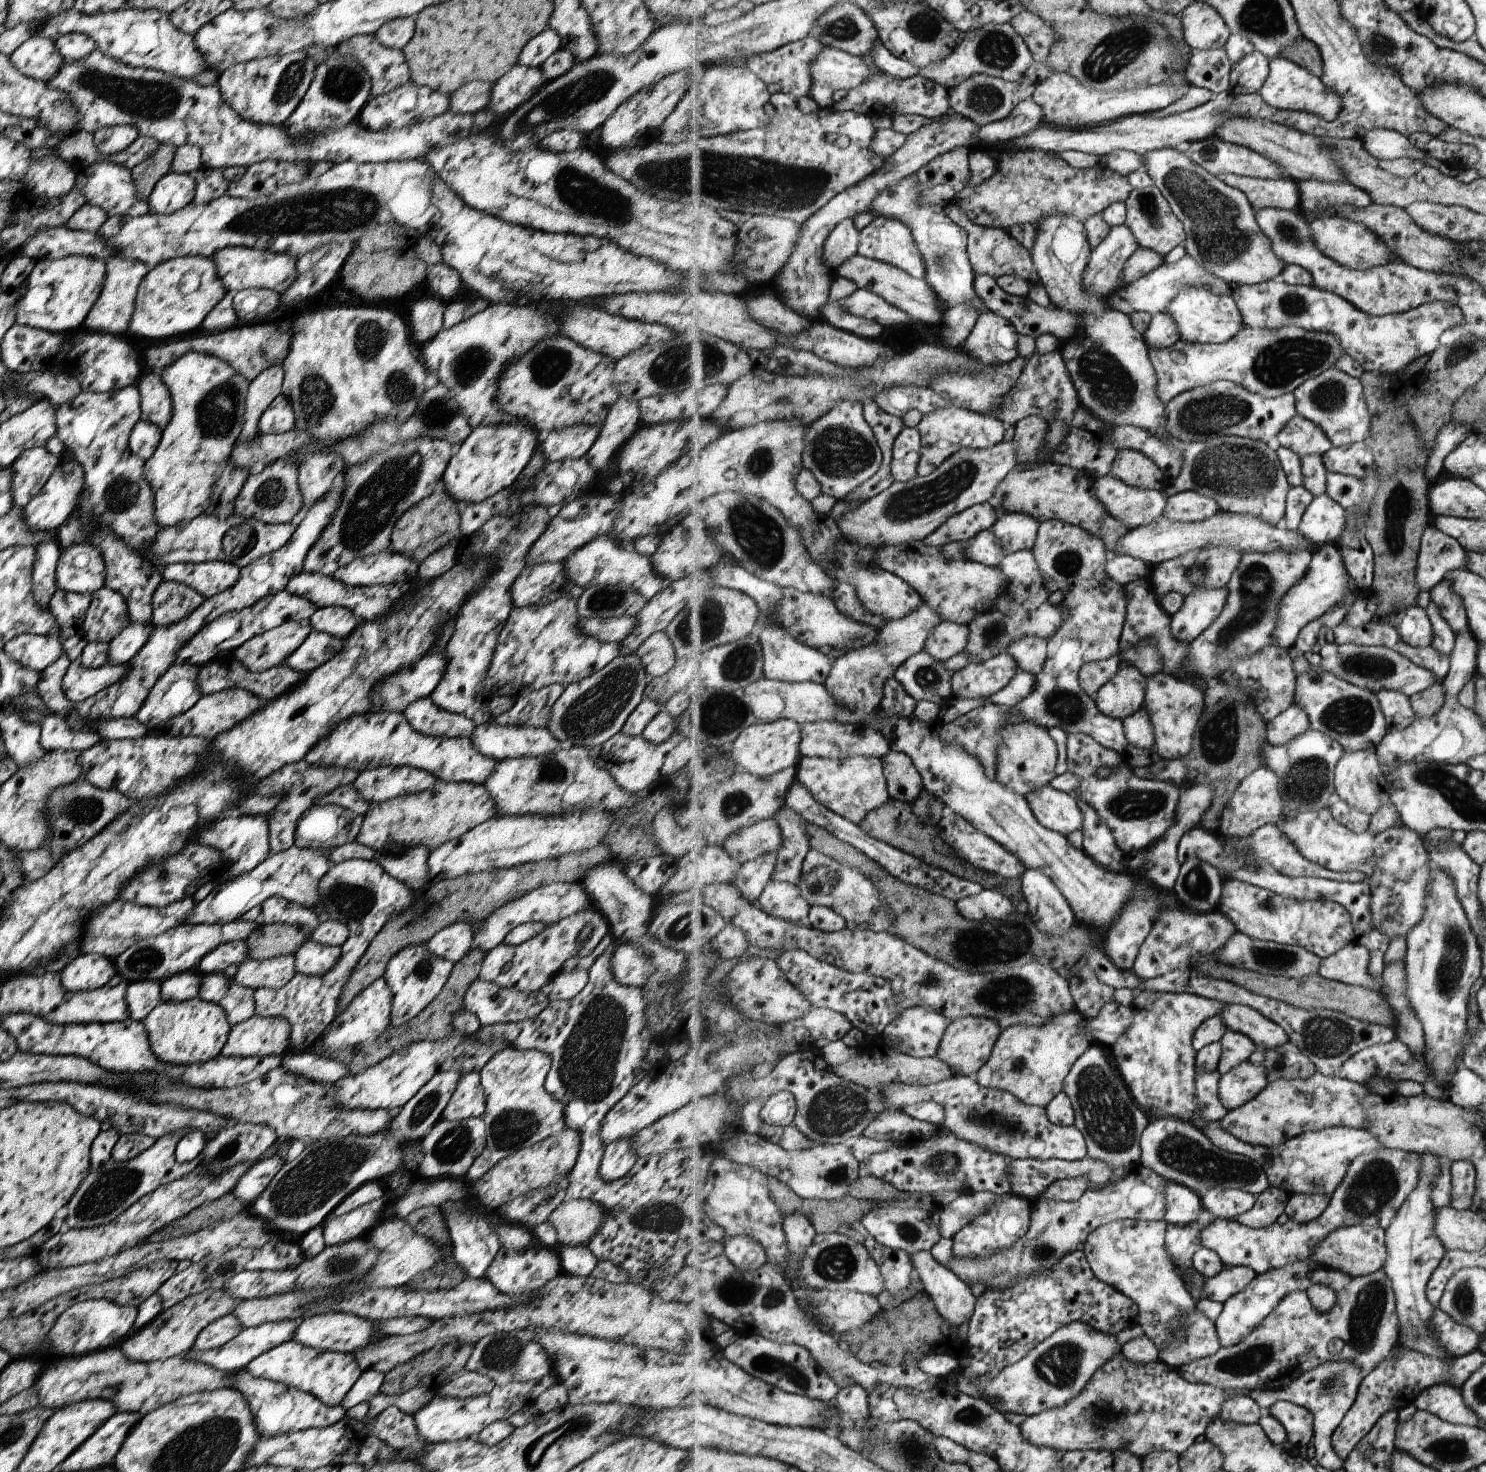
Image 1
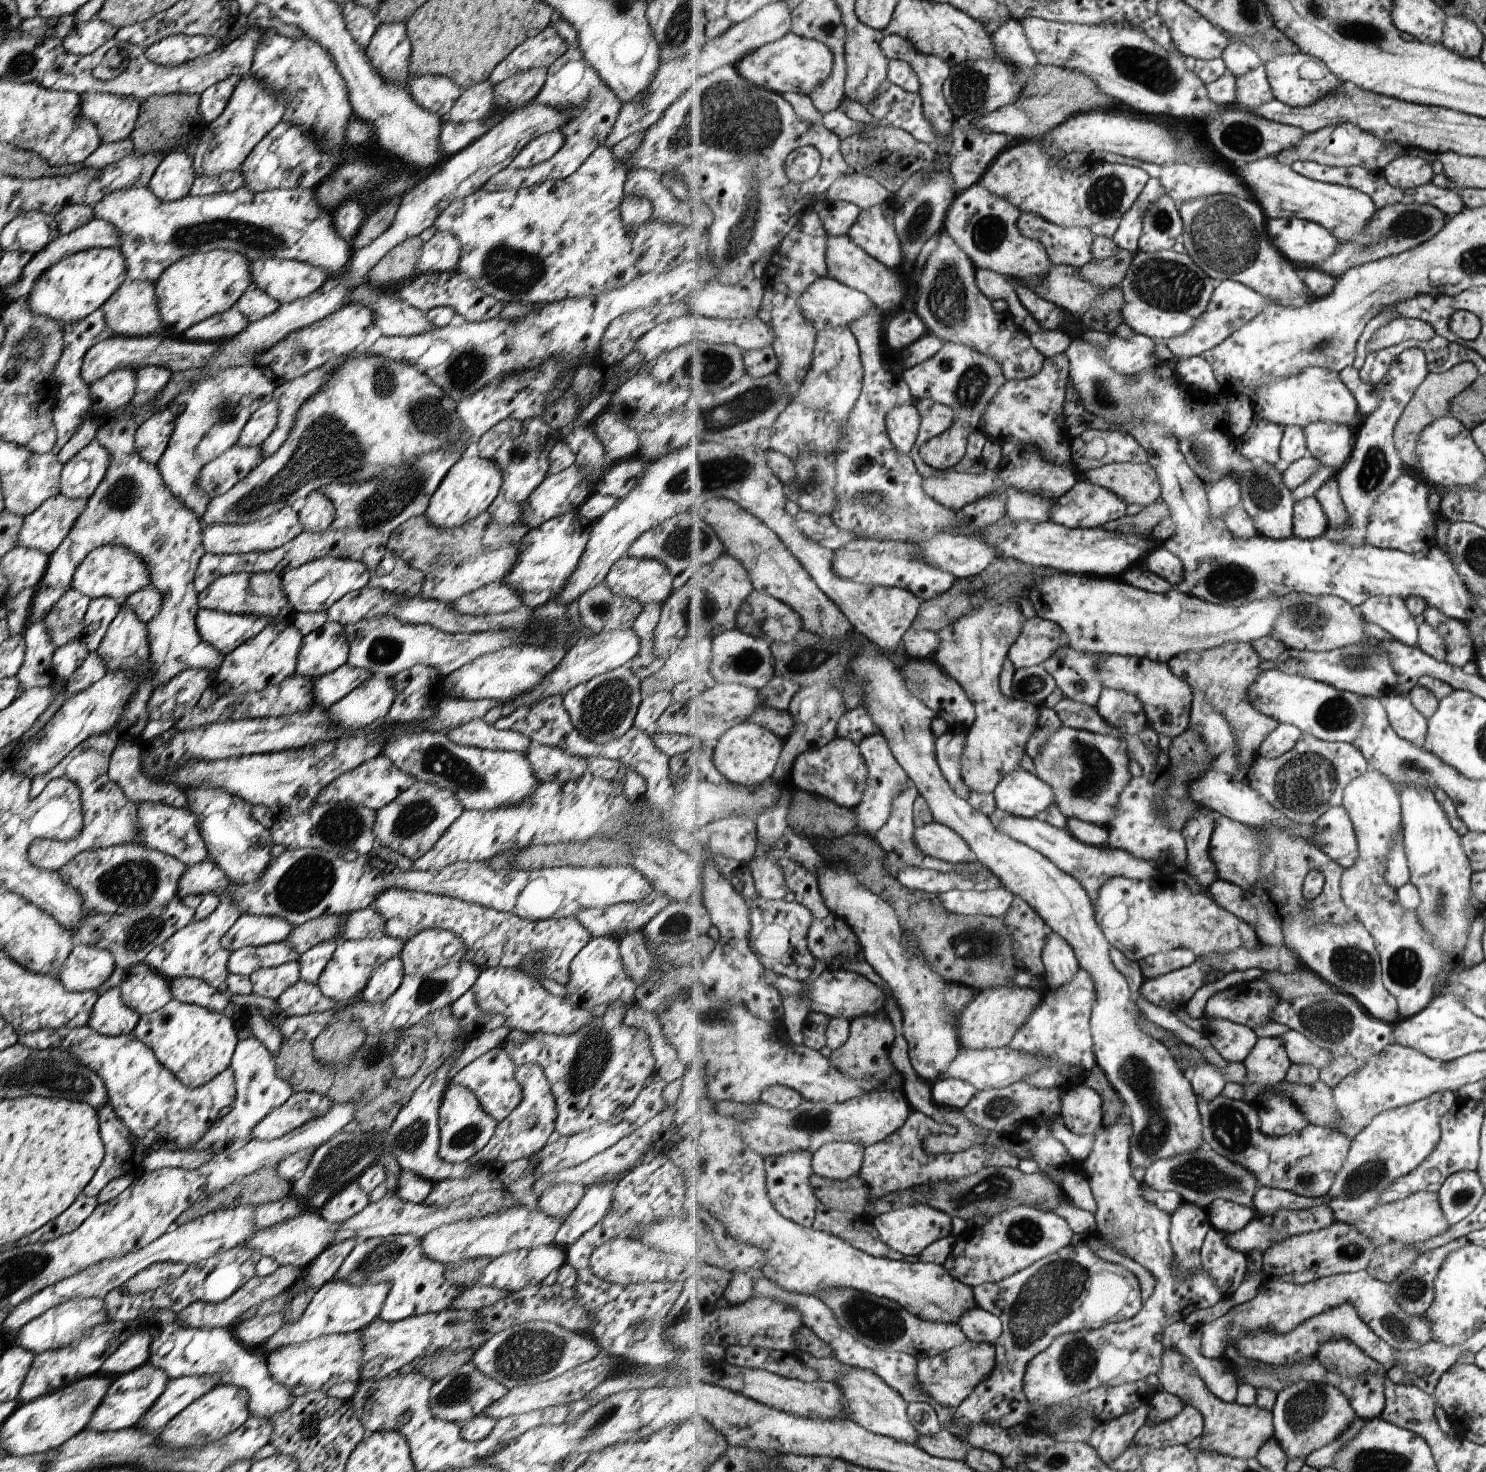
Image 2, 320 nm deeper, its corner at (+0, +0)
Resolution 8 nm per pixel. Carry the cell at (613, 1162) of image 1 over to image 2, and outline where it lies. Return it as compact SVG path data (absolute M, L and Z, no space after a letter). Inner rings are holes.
M617 1181L591 1184L589 1188L585 1188L582 1199L566 1216L555 1233L553 1244L566 1250L587 1229L593 1228L595 1223L600 1221L610 1208L615 1186L617 1186Z

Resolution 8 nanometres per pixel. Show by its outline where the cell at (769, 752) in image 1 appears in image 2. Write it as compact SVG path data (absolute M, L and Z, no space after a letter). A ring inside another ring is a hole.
M749 720L735 725L713 744L714 765L717 770L733 784L756 786L771 781L782 754L785 740L779 738L773 731L759 727Z

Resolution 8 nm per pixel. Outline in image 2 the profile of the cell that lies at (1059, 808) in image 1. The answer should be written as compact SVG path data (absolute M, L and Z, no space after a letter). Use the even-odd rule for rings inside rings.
M1023 769L1010 772L993 793L999 813L1018 817L1042 816L1043 810L1056 802L1054 787Z

